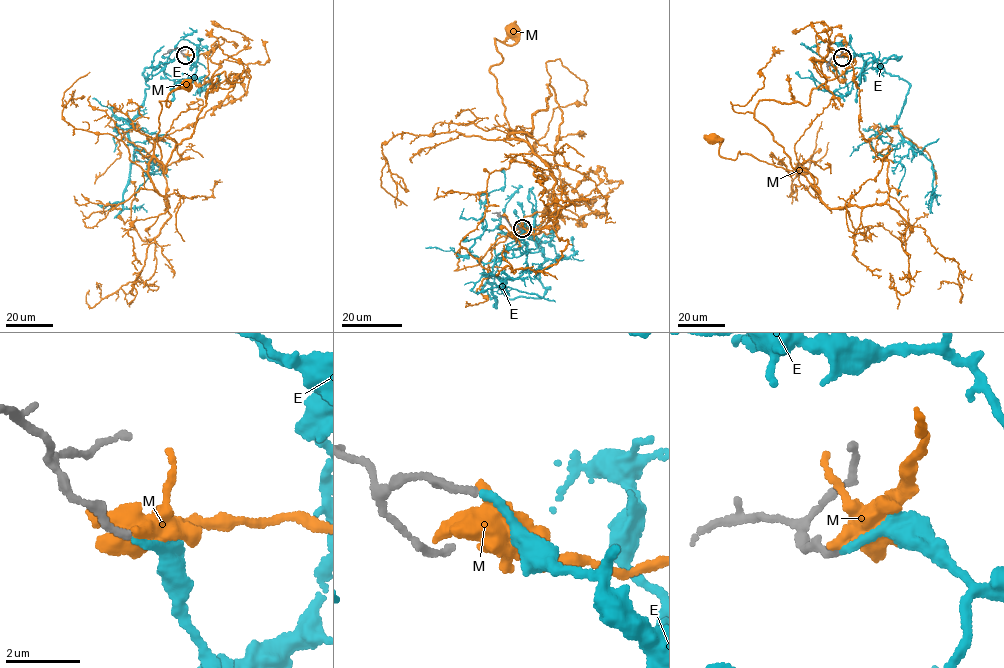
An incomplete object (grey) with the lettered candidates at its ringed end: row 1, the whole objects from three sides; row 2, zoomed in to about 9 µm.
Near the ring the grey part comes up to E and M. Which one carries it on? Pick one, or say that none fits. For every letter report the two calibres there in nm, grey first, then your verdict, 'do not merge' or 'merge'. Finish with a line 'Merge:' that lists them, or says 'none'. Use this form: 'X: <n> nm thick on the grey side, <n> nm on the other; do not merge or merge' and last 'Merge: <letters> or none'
E: 200 nm thick on the grey side, 200 nm on the other; merge
M: 200 nm thick on the grey side, 550 nm on the other; do not merge
Merge: E

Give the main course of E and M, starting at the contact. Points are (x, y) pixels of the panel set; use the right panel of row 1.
E: (842, 57), (874, 62), (901, 56), (881, 67), (908, 83), (897, 126), (931, 162), (931, 194)
M: (842, 57), (837, 35), (809, 103), (760, 100), (753, 116), (820, 192), (810, 174), (722, 157), (712, 138)

